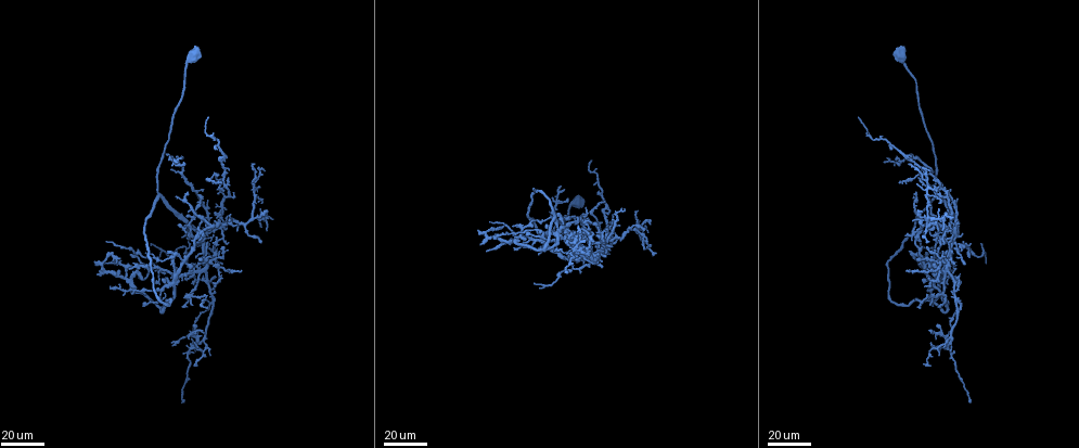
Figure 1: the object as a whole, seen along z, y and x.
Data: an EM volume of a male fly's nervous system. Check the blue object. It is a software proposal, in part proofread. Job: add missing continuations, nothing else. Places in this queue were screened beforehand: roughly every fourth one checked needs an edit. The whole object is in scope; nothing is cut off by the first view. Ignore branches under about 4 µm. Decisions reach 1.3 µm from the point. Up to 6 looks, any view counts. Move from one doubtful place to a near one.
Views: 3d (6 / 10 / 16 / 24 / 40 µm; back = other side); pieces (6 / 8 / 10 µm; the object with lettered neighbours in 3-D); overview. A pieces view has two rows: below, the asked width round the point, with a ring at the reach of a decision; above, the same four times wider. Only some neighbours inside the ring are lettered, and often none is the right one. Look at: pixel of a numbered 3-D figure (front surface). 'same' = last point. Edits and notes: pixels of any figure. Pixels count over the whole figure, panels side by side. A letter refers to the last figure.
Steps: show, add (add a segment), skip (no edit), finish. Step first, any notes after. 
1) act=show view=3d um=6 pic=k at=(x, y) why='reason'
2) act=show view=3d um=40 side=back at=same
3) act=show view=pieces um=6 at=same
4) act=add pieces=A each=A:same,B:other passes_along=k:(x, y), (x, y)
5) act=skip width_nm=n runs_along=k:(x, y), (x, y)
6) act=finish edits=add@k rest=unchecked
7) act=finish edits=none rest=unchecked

act=show view=3d um=40 pic=1 at=(237, 229)

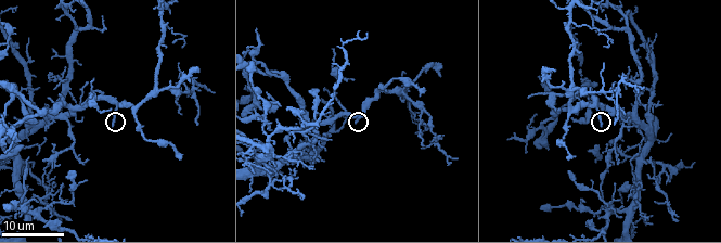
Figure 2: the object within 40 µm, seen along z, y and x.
act=show view=pieces um=10 pic=2 at=(600, 126)

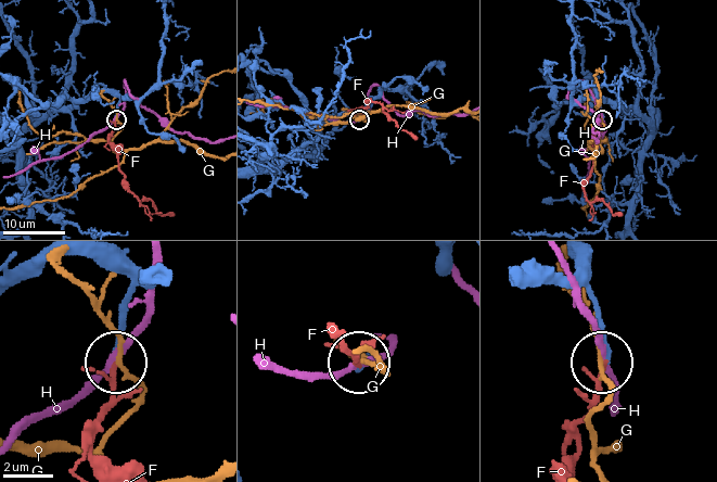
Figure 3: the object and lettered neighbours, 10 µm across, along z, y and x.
act=add pieces=F each=F:same,G:other,H:other found='the cell continues'

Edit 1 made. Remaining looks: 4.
act=show view=3d um=24 pic=1 at=(935, 277) why='free end'

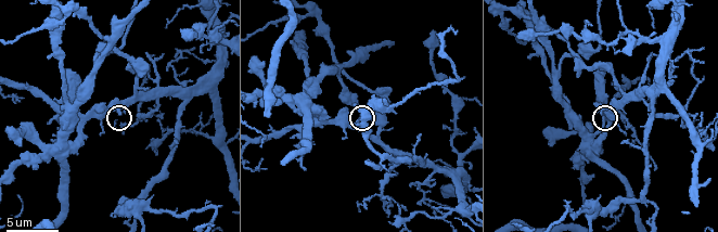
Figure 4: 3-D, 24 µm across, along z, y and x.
act=show view=pieces um=6 pic=4 at=(601, 112)

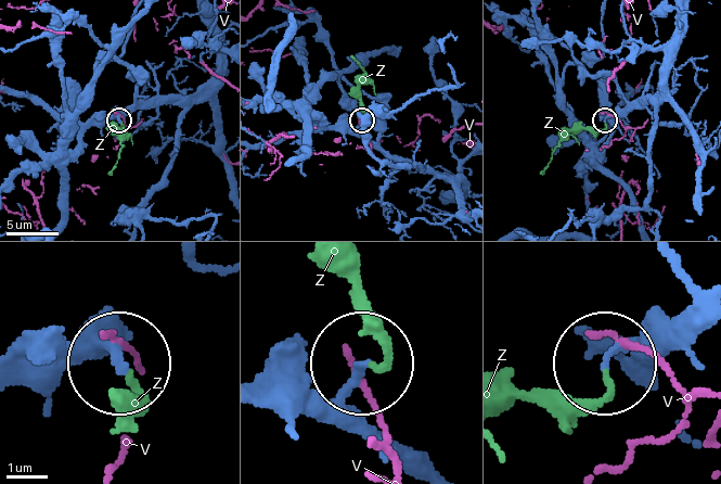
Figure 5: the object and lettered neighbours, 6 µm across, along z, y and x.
act=add pieces=Z each=V:other,Z:same passes_along=5:(124, 328), (106, 348), (144, 397), (131, 397) found='it goes on there'

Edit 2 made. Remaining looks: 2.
act=show view=3d um=24 pic=1 at=(591, 223) why='an open end'

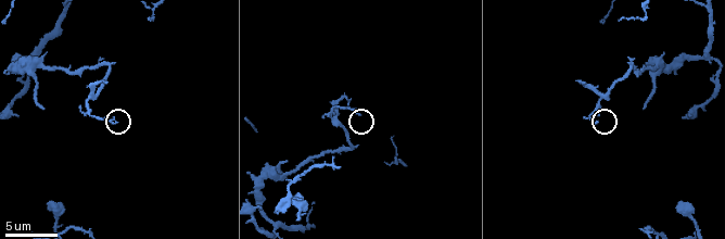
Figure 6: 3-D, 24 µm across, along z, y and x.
act=show view=pieces um=6 pic=6 at=(358, 114)

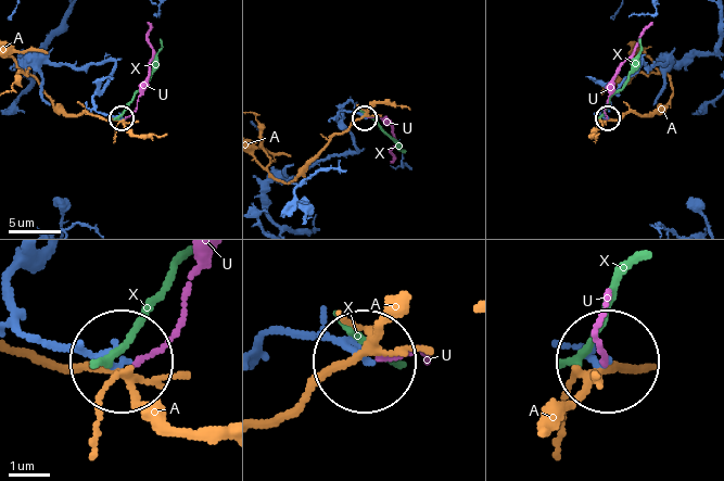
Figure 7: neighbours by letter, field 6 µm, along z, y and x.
act=skip each=A:other,U:other,X:other found='no lettered segment goes on from it'

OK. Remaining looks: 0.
act=finish edits=add@3,add@5 rest=unchecked

